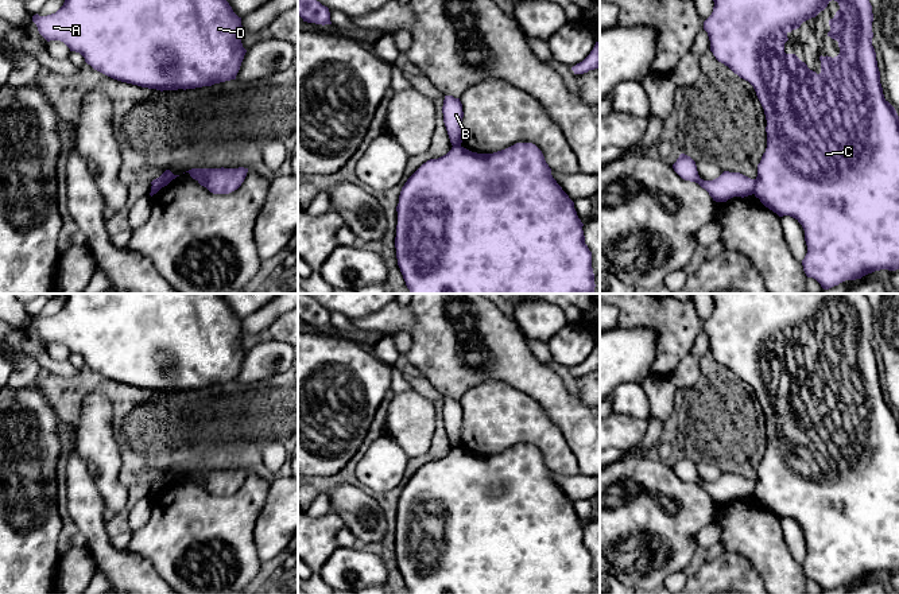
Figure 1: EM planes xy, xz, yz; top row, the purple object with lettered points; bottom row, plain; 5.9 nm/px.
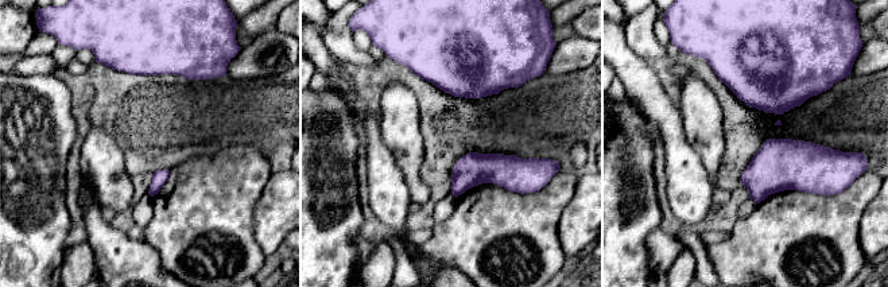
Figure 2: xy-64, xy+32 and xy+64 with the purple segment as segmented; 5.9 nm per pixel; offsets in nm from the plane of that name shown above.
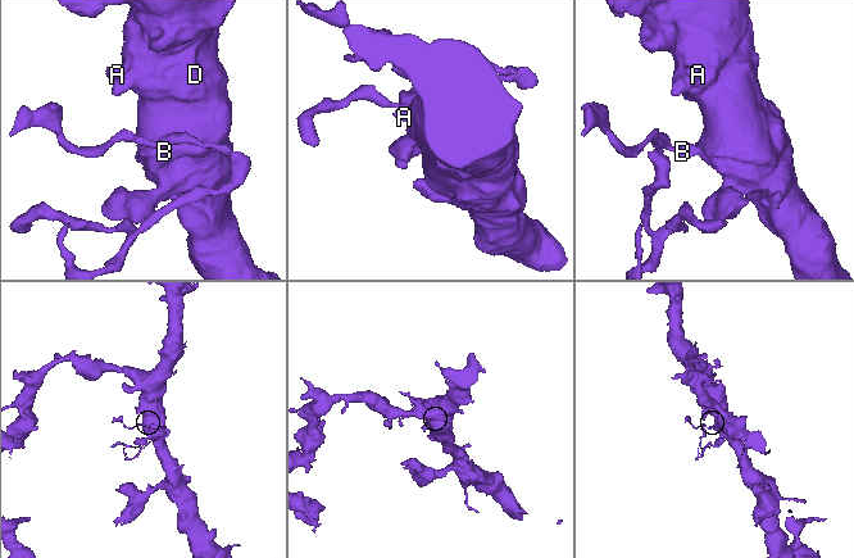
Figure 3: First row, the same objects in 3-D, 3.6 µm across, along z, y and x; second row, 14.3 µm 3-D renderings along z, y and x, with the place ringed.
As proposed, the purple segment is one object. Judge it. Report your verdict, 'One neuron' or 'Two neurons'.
Two neurons

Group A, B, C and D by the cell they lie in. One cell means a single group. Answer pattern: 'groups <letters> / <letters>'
groups A C D / B

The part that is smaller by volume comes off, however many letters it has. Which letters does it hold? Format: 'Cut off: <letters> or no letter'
Cut off: B

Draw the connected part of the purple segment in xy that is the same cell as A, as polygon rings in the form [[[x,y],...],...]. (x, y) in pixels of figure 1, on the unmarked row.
[[[66,294],[65,304],[55,315],[47,318],[39,318],[36,315],[32,318],[32,323],[36,326],[39,335],[47,343],[63,343],[70,353],[80,354],[85,360],[85,364],[94,372],[121,384],[160,393],[195,391],[236,381],[247,354],[241,345],[241,319],[233,314],[232,308],[224,299],[224,294]]]

